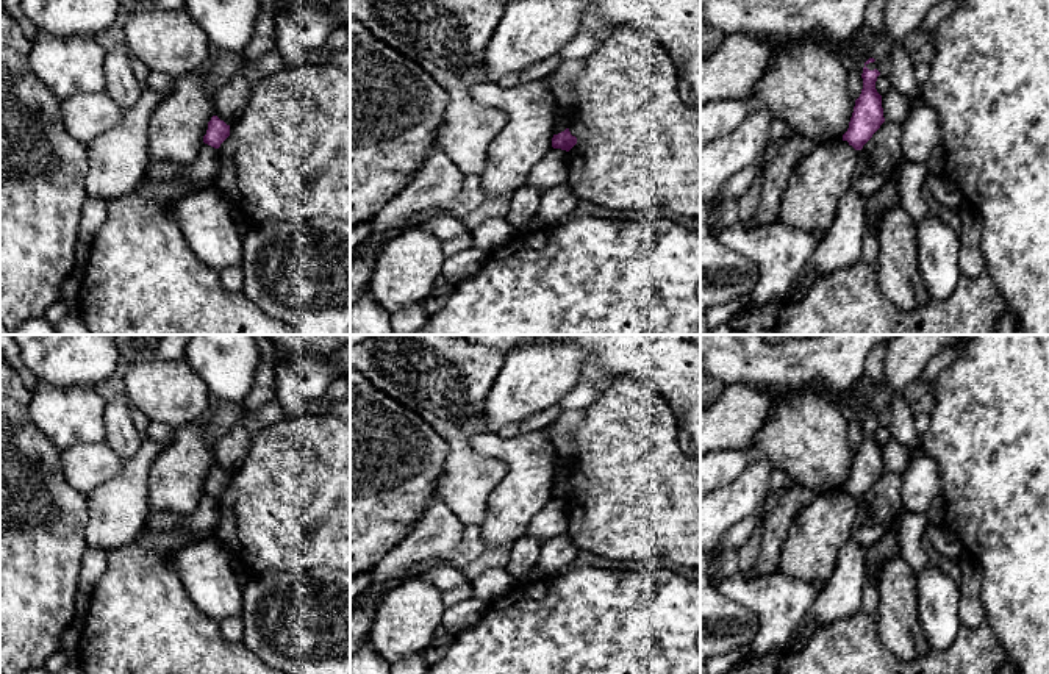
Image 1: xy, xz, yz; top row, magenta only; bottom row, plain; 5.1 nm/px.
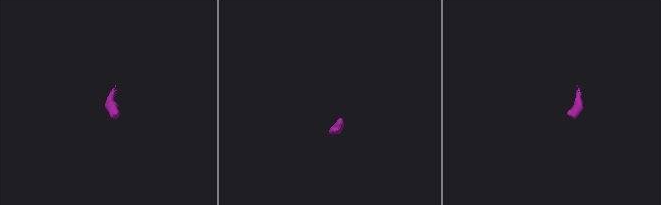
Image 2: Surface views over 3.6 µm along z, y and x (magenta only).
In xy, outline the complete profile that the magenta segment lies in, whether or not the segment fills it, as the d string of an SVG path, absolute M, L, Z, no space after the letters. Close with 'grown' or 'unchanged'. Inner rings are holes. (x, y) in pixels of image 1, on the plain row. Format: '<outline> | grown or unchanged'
M213 466L208 472L206 485L203 486L203 493L219 499L220 494L230 486L230 475L220 471L217 466Z | unchanged

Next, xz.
M569 479L564 482L553 485L552 497L569 502L577 494L577 488L571 485Z | unchanged

